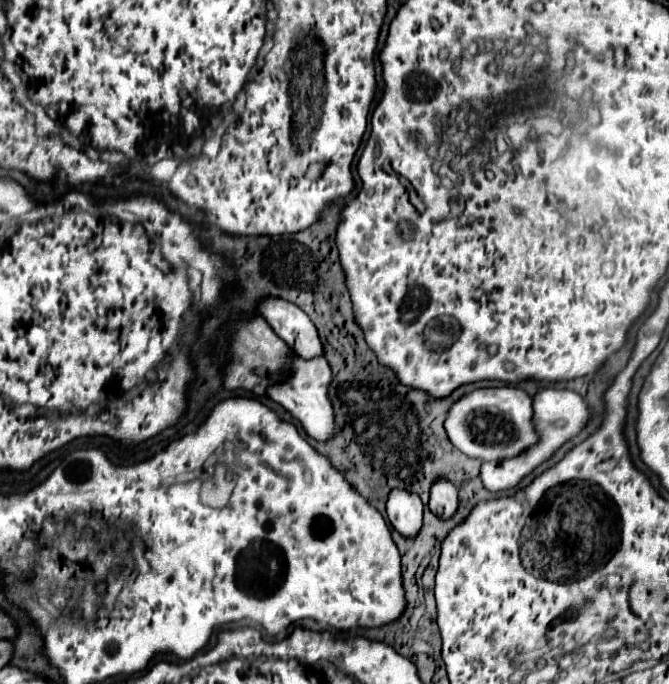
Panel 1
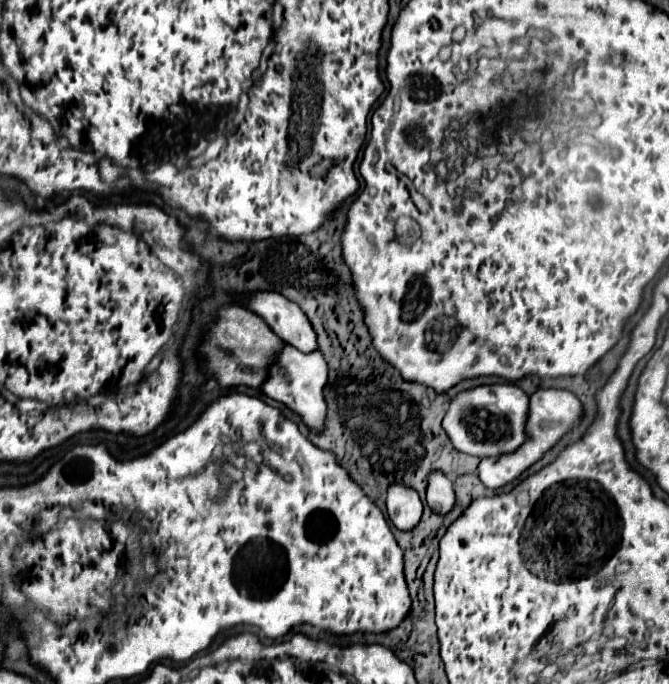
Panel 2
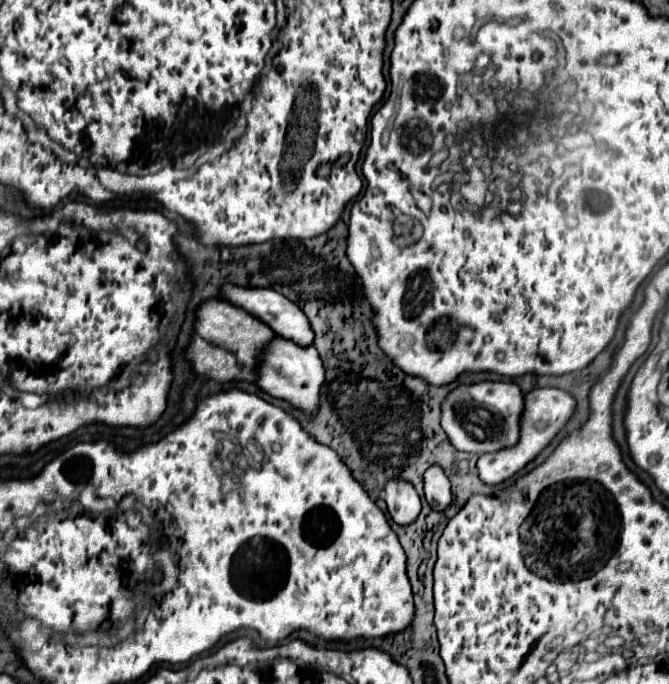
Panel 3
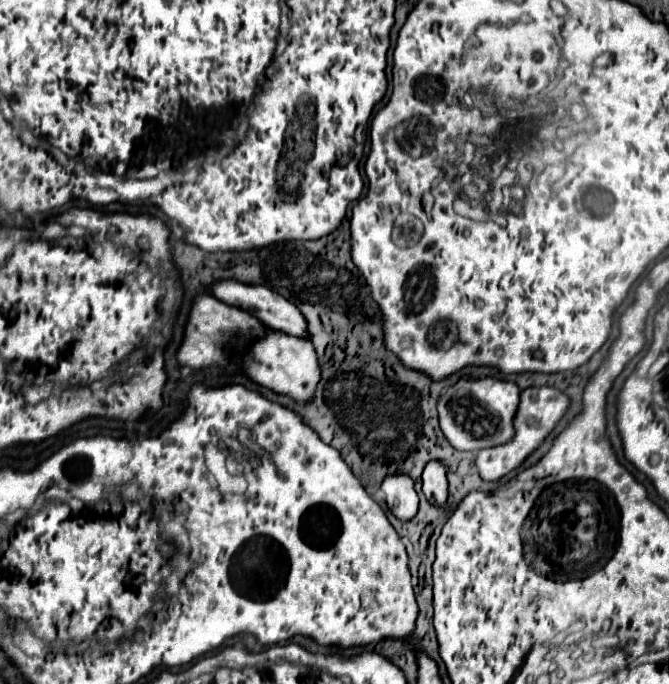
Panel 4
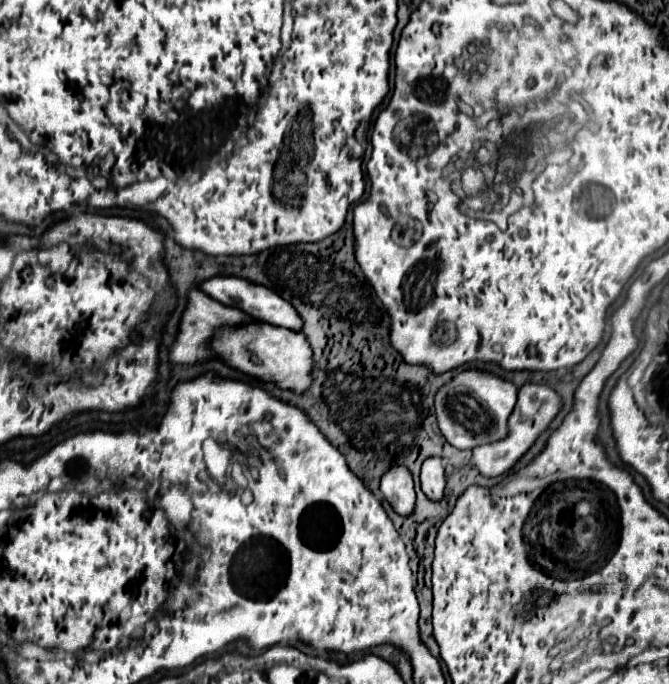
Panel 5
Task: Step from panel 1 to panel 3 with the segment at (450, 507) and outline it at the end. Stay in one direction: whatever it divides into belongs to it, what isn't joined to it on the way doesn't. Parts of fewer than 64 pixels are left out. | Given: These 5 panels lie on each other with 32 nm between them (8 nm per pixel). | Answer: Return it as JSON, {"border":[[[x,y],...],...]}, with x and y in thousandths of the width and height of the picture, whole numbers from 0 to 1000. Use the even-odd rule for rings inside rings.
{"border":[[[646,681],[634,690],[634,722],[652,746],[664,746],[673,737],[673,702],[658,681]]]}

